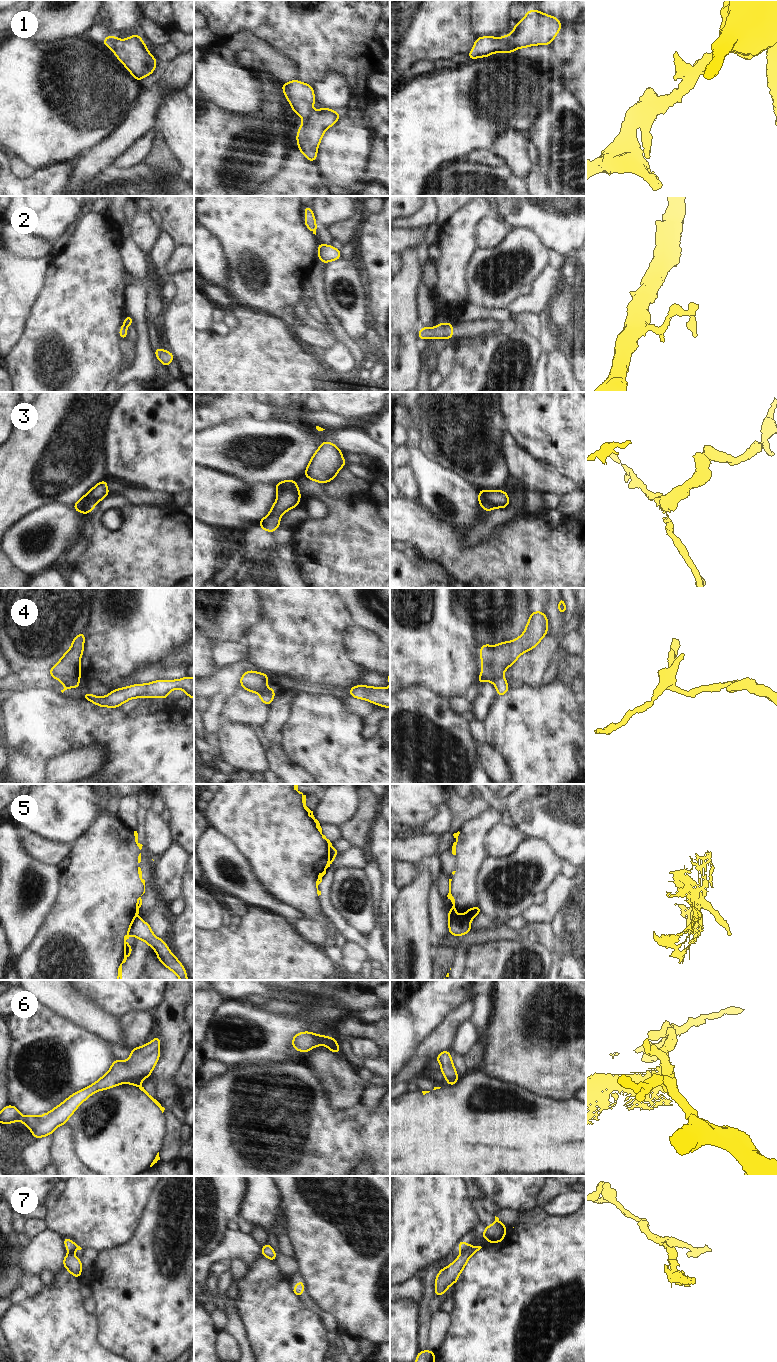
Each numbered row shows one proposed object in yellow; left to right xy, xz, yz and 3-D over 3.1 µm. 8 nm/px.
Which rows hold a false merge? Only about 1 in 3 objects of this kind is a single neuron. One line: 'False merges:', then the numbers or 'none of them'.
False merges: 1, 2, 3, 4, 5, 6

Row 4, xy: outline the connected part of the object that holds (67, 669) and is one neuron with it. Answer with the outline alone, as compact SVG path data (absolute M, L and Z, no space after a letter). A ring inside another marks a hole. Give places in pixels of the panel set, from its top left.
M85 633L78 634L72 641L70 649L50 669L50 676L68 684L71 681L79 680L81 677L80 659L84 650Z

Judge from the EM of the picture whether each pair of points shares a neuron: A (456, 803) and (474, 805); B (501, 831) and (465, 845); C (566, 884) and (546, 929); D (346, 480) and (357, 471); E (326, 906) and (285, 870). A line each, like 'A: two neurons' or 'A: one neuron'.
A: one neuron
B: two neurons
C: two neurons
D: two neurons
E: two neurons

